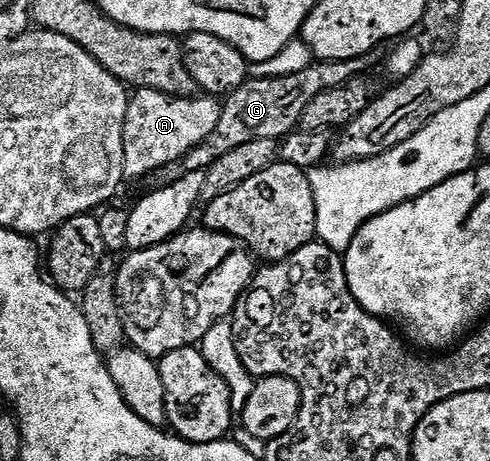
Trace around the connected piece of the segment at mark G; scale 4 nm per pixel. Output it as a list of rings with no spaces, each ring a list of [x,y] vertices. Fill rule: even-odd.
[[[382,46],[366,51],[355,59],[320,59],[312,61],[307,68],[299,73],[289,73],[287,76],[270,76],[268,79],[248,78],[236,91],[231,92],[222,100],[221,118],[217,125],[201,145],[189,149],[185,157],[149,173],[141,181],[144,192],[165,189],[173,185],[173,181],[181,181],[185,173],[190,171],[207,171],[218,159],[225,157],[233,149],[241,145],[249,145],[249,141],[258,139],[282,140],[284,135],[290,135],[303,122],[305,108],[313,97],[325,93],[325,89],[337,89],[345,85],[349,79],[357,79],[366,76],[366,71],[371,71],[375,66],[382,64],[385,59],[385,51]]]

